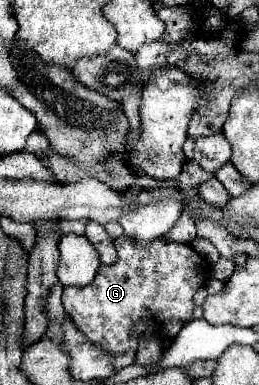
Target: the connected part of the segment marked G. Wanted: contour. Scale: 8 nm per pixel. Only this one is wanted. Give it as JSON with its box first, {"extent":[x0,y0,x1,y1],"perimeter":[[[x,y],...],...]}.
{"extent":[63,236,209,354],"perimeter":[[[121,236],[115,240],[115,248],[117,248],[115,264],[111,266],[101,264],[99,272],[95,274],[95,280],[87,288],[63,290],[63,308],[71,316],[71,320],[77,324],[77,328],[87,336],[87,340],[91,340],[93,344],[101,346],[111,354],[121,354],[121,352],[137,350],[139,338],[151,332],[153,328],[161,324],[165,325],[169,320],[177,320],[185,324],[193,318],[193,308],[195,308],[193,296],[201,286],[207,284],[209,264],[189,244],[181,244],[181,242],[155,240],[151,248],[141,250],[137,242]]]}

